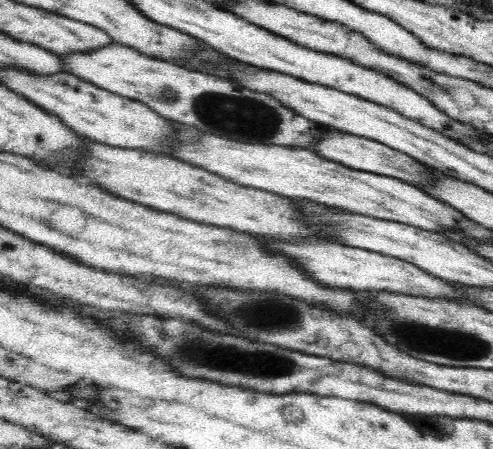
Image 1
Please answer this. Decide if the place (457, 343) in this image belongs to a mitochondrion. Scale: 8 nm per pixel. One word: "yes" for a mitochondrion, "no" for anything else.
yes

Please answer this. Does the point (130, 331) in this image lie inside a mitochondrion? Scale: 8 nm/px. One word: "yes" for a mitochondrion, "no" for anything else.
yes

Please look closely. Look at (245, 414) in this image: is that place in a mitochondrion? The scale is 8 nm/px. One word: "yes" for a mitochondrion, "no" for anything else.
no

